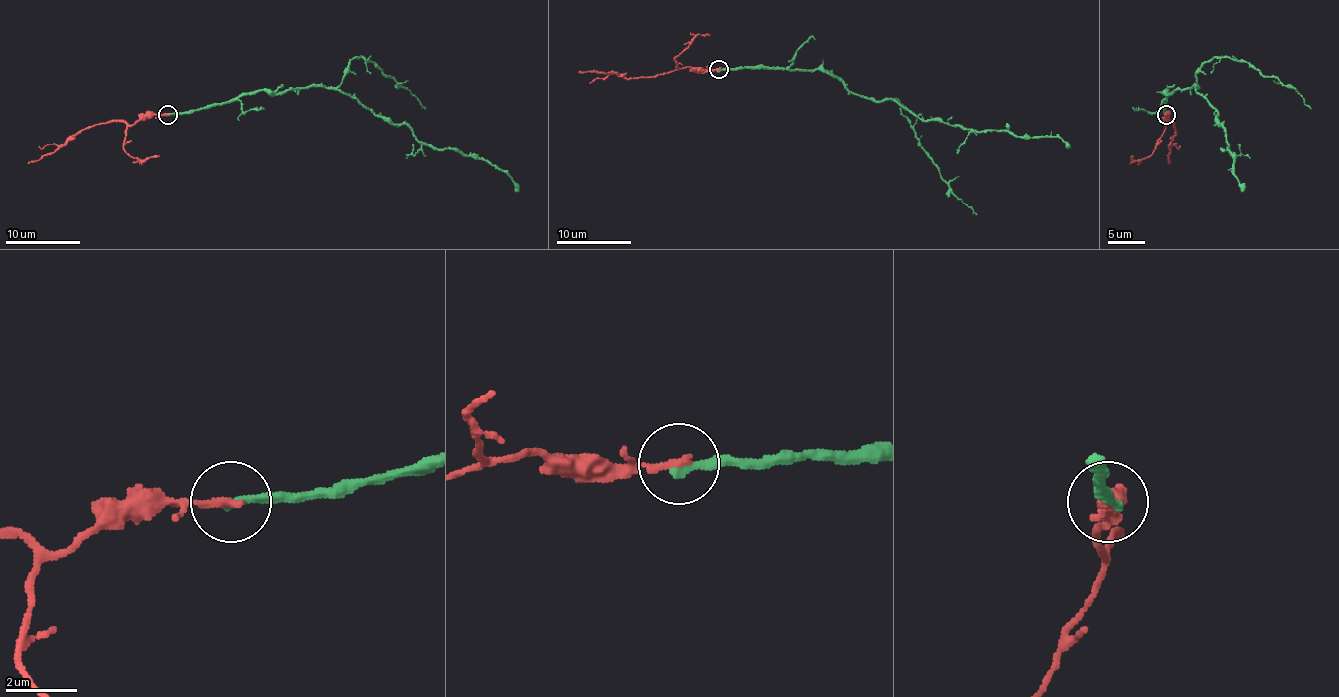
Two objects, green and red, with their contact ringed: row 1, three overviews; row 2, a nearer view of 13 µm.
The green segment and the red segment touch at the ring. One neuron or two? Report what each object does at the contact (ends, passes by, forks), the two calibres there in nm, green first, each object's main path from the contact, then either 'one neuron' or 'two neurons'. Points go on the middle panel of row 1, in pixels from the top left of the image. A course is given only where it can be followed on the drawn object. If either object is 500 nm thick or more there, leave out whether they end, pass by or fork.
green ends; red ends; calibres 240 and 220 nm; course green (719, 69), (821, 69), (853, 93), (892, 98), (927, 121), (1058, 137), (1069, 145); course red (719, 69), (685, 67), (637, 78), (622, 78), (614, 72), (579, 70); two neurons

